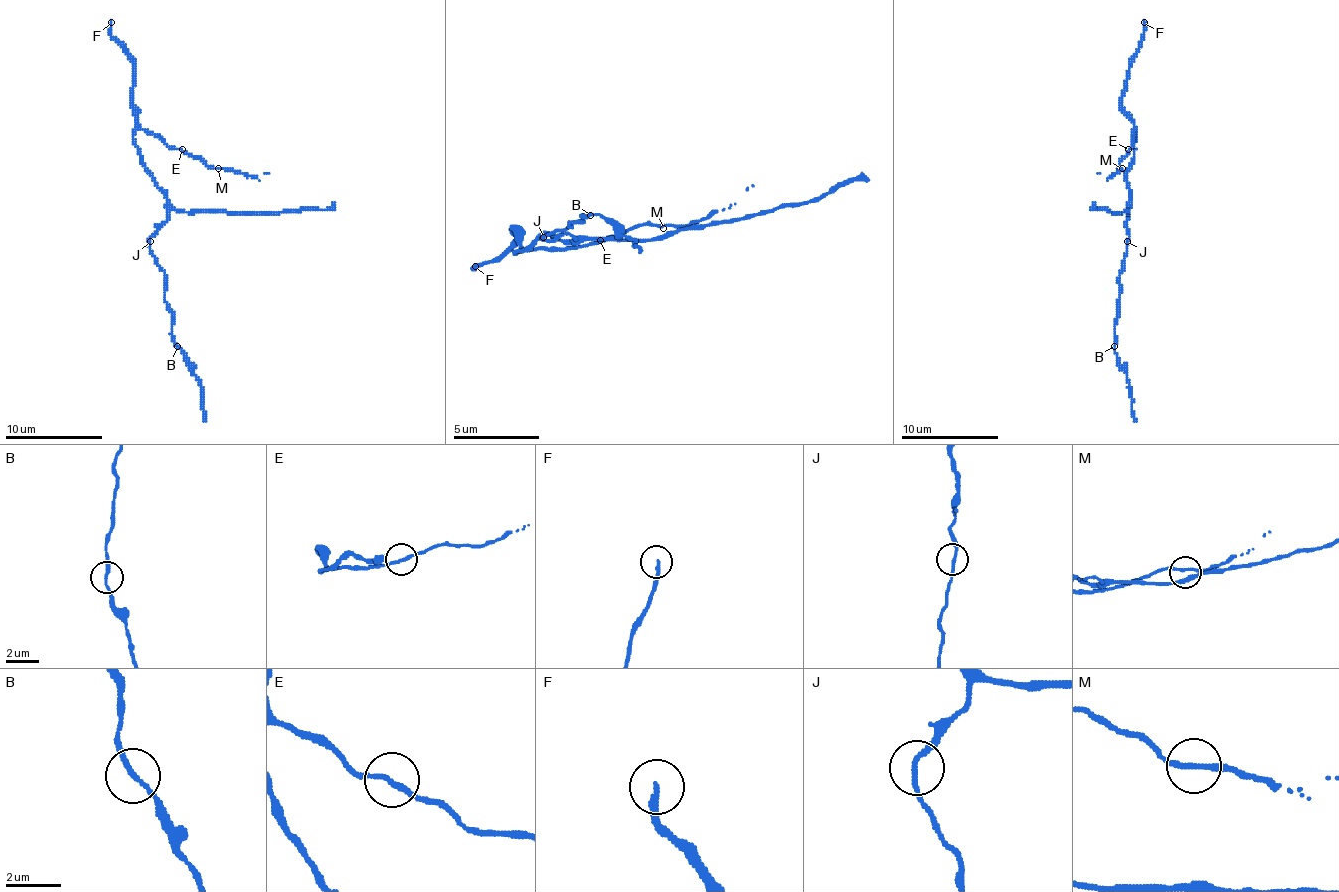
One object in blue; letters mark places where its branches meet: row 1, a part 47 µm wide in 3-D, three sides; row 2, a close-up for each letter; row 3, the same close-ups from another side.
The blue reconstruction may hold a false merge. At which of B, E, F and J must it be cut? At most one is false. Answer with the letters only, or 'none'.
none

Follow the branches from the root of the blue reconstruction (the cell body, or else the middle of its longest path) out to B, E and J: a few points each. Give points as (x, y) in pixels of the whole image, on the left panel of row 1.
B: (167, 205), (167, 219), (150, 239), (150, 253), (164, 273), (164, 302), (172, 314), (172, 338), (177, 346)
E: (167, 205), (167, 195), (145, 166), (133, 134), (138, 129), (147, 129), (169, 146), (181, 149)
J: (167, 205), (167, 219), (159, 224), (150, 241)

